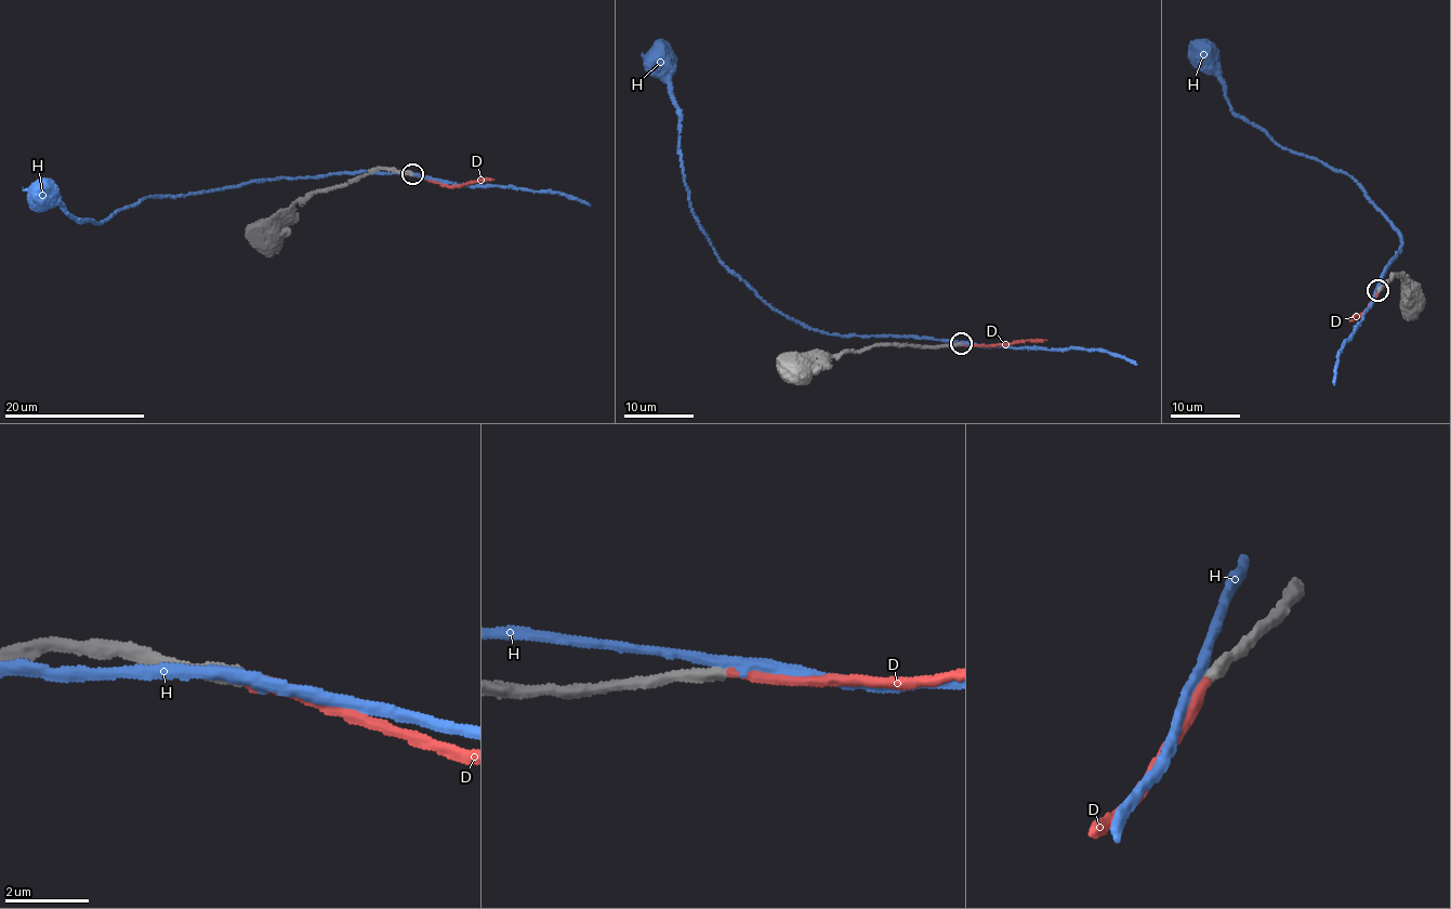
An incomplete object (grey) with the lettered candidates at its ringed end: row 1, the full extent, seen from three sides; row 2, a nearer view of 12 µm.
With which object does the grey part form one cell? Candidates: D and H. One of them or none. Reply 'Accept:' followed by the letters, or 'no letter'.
Accept: D

